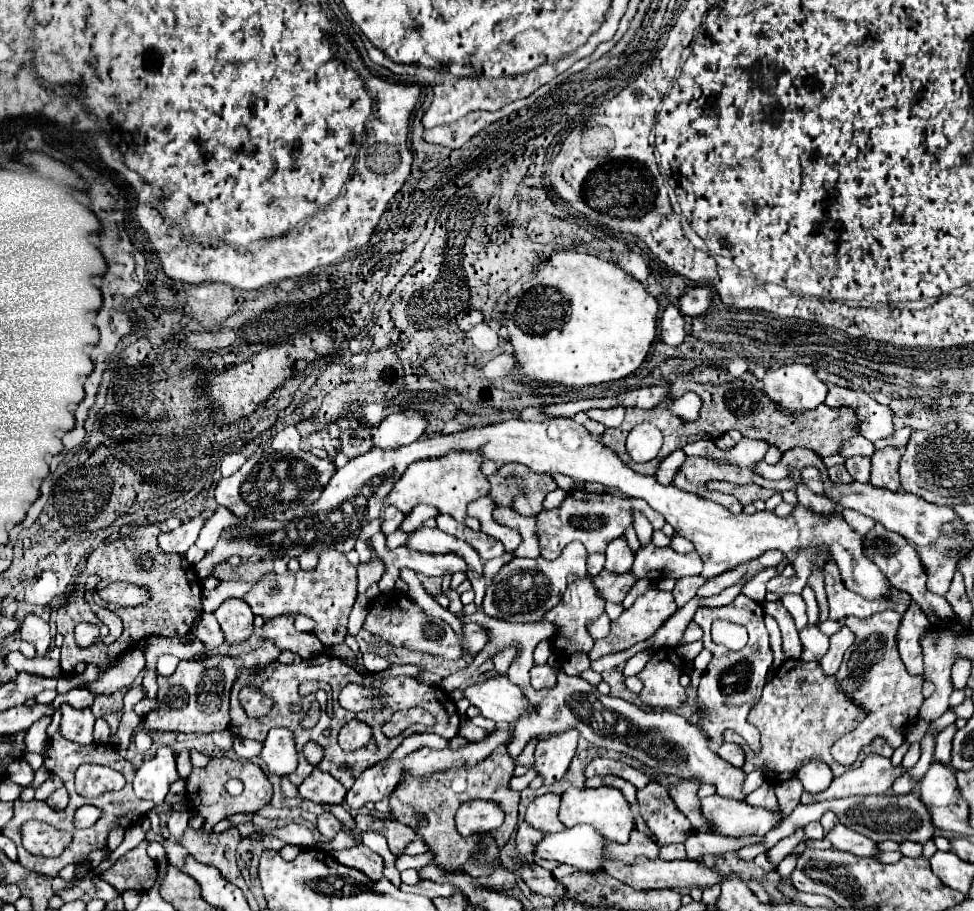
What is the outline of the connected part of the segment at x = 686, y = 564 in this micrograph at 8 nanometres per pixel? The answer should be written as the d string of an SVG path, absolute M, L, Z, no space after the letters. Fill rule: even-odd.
M652 543L640 545L636 551L636 561L632 567L632 573L638 579L648 581L662 581L666 577L686 577L686 575L700 575L702 573L702 559L680 555L674 549L662 549Z

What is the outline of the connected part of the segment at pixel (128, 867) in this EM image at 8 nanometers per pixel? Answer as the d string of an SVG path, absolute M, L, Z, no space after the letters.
M140 843L136 849L128 851L126 857L118 859L116 865L106 869L100 877L114 885L118 891L134 889L134 891L146 891L156 881L156 861L148 857L146 853L148 843Z

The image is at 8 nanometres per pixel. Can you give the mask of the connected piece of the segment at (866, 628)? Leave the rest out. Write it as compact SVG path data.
M882 611L874 613L874 617L858 619L858 617L848 617L846 625L850 631L856 635L854 643L848 647L844 661L840 665L840 671L836 673L838 683L842 685L844 693L858 703L866 711L866 719L848 735L844 735L836 745L832 755L842 763L842 765L854 765L866 745L880 735L884 737L894 749L904 743L902 729L910 721L918 717L920 705L924 701L922 697L922 677L912 677L906 667L902 665L902 659L898 655L896 647L896 633L898 625L902 621L902 615L896 611Z

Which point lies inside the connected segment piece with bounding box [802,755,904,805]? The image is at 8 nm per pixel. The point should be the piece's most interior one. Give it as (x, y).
(875, 776)

